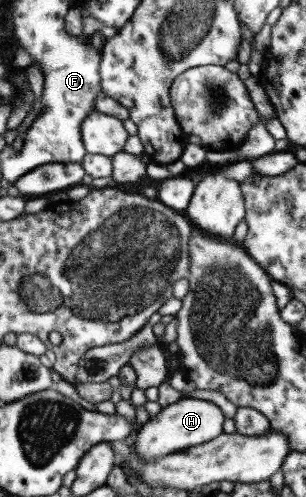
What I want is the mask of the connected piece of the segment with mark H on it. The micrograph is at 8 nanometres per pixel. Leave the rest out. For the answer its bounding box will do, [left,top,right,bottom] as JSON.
[130,397,225,462]

